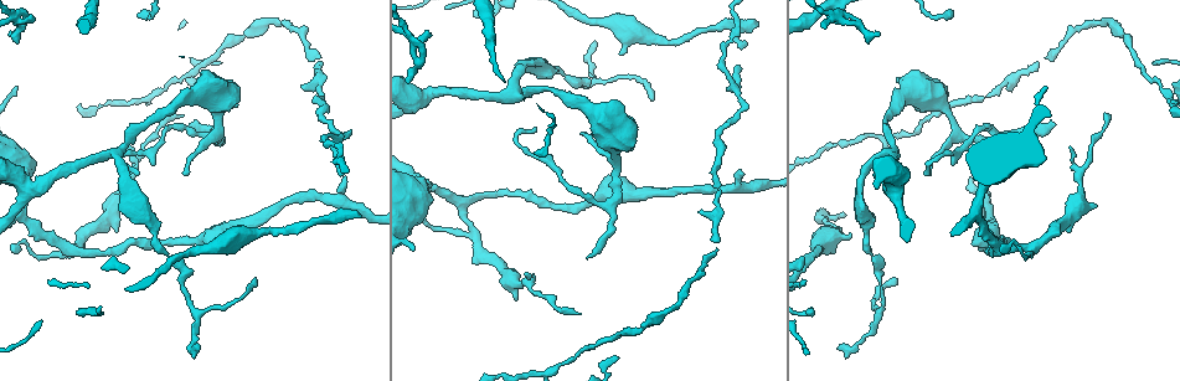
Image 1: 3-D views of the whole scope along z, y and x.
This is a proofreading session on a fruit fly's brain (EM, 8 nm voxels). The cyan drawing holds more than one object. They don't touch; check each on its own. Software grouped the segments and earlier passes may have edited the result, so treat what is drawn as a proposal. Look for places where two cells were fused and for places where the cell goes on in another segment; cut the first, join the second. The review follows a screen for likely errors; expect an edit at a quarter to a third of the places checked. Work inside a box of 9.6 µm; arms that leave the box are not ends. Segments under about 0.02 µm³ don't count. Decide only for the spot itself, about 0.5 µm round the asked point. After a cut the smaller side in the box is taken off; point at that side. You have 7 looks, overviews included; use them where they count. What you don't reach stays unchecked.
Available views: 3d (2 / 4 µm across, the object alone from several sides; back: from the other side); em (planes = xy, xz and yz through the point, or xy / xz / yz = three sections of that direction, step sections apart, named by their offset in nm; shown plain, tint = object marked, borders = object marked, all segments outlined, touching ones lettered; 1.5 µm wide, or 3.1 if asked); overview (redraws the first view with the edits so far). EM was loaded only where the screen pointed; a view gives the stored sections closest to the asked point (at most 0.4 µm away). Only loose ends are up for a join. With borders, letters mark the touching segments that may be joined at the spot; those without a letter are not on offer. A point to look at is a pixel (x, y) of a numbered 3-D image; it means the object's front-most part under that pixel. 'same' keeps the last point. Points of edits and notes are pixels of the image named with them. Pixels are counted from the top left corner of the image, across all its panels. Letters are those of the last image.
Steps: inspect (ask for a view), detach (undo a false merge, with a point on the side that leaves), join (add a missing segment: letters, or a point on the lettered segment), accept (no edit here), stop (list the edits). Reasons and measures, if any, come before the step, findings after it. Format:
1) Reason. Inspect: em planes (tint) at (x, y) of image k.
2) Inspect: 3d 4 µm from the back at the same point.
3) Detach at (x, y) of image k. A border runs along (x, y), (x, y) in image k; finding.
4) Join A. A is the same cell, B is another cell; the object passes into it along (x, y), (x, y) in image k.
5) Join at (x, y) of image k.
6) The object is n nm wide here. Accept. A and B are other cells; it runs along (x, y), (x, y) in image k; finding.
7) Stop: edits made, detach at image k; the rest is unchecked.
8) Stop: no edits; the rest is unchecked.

An open end. Inspect: 3d 2 µm at (650, 97) of image 1.

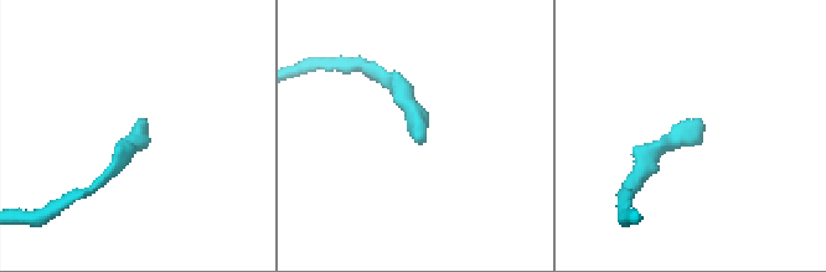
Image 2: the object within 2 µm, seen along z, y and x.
Inspect: em xz step 8 (borders) at (698, 119) of image 2.

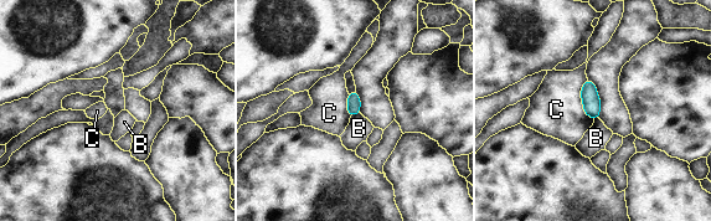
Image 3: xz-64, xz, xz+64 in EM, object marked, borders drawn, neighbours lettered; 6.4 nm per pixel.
Inspect: em planes (borders) at the same point.

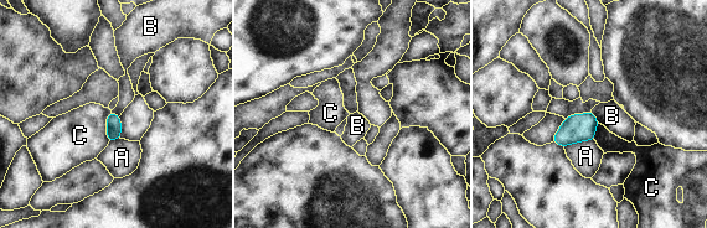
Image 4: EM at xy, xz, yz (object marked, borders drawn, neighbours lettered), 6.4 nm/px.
Accept. A, B and C are other cells; a border runs along (592, 110), (599, 123) in image 4; none of them fits.

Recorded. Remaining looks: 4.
Thick turns thin. Inspect: em planes (borders) at (570, 101) of image 1.

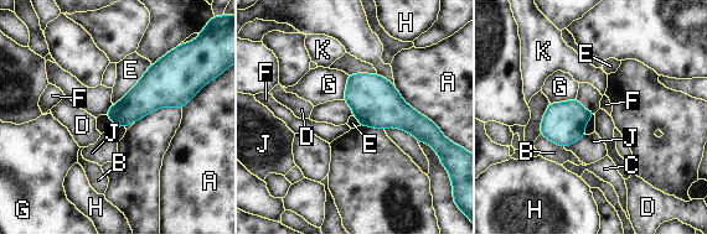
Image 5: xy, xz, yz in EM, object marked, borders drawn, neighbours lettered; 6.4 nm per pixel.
Accept. A, B, C, D, E, F, G, H, J and K are other cells; a border runs along (576, 98), (550, 103) in image 5; all the same cell.

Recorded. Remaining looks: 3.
Thin end. Inspect: 3d 4 µm at (536, 130) of image 1.

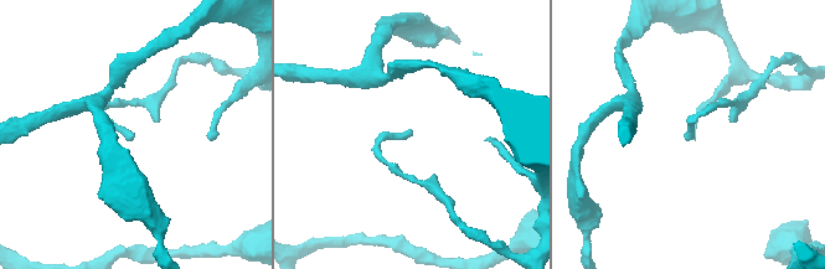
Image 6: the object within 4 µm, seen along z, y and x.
Now the EM. Inspect: em planes (borders) at (132, 138) of image 6.

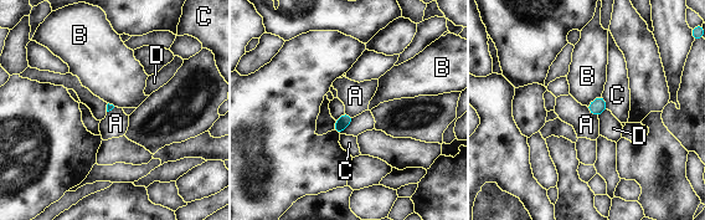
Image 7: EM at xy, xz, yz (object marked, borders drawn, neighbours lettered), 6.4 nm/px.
The longest contact is with D, 140 nm. Accept. A, B, C and D are other cells; none of them fits.

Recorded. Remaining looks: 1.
Stop: no edits; the rest is unchecked.

